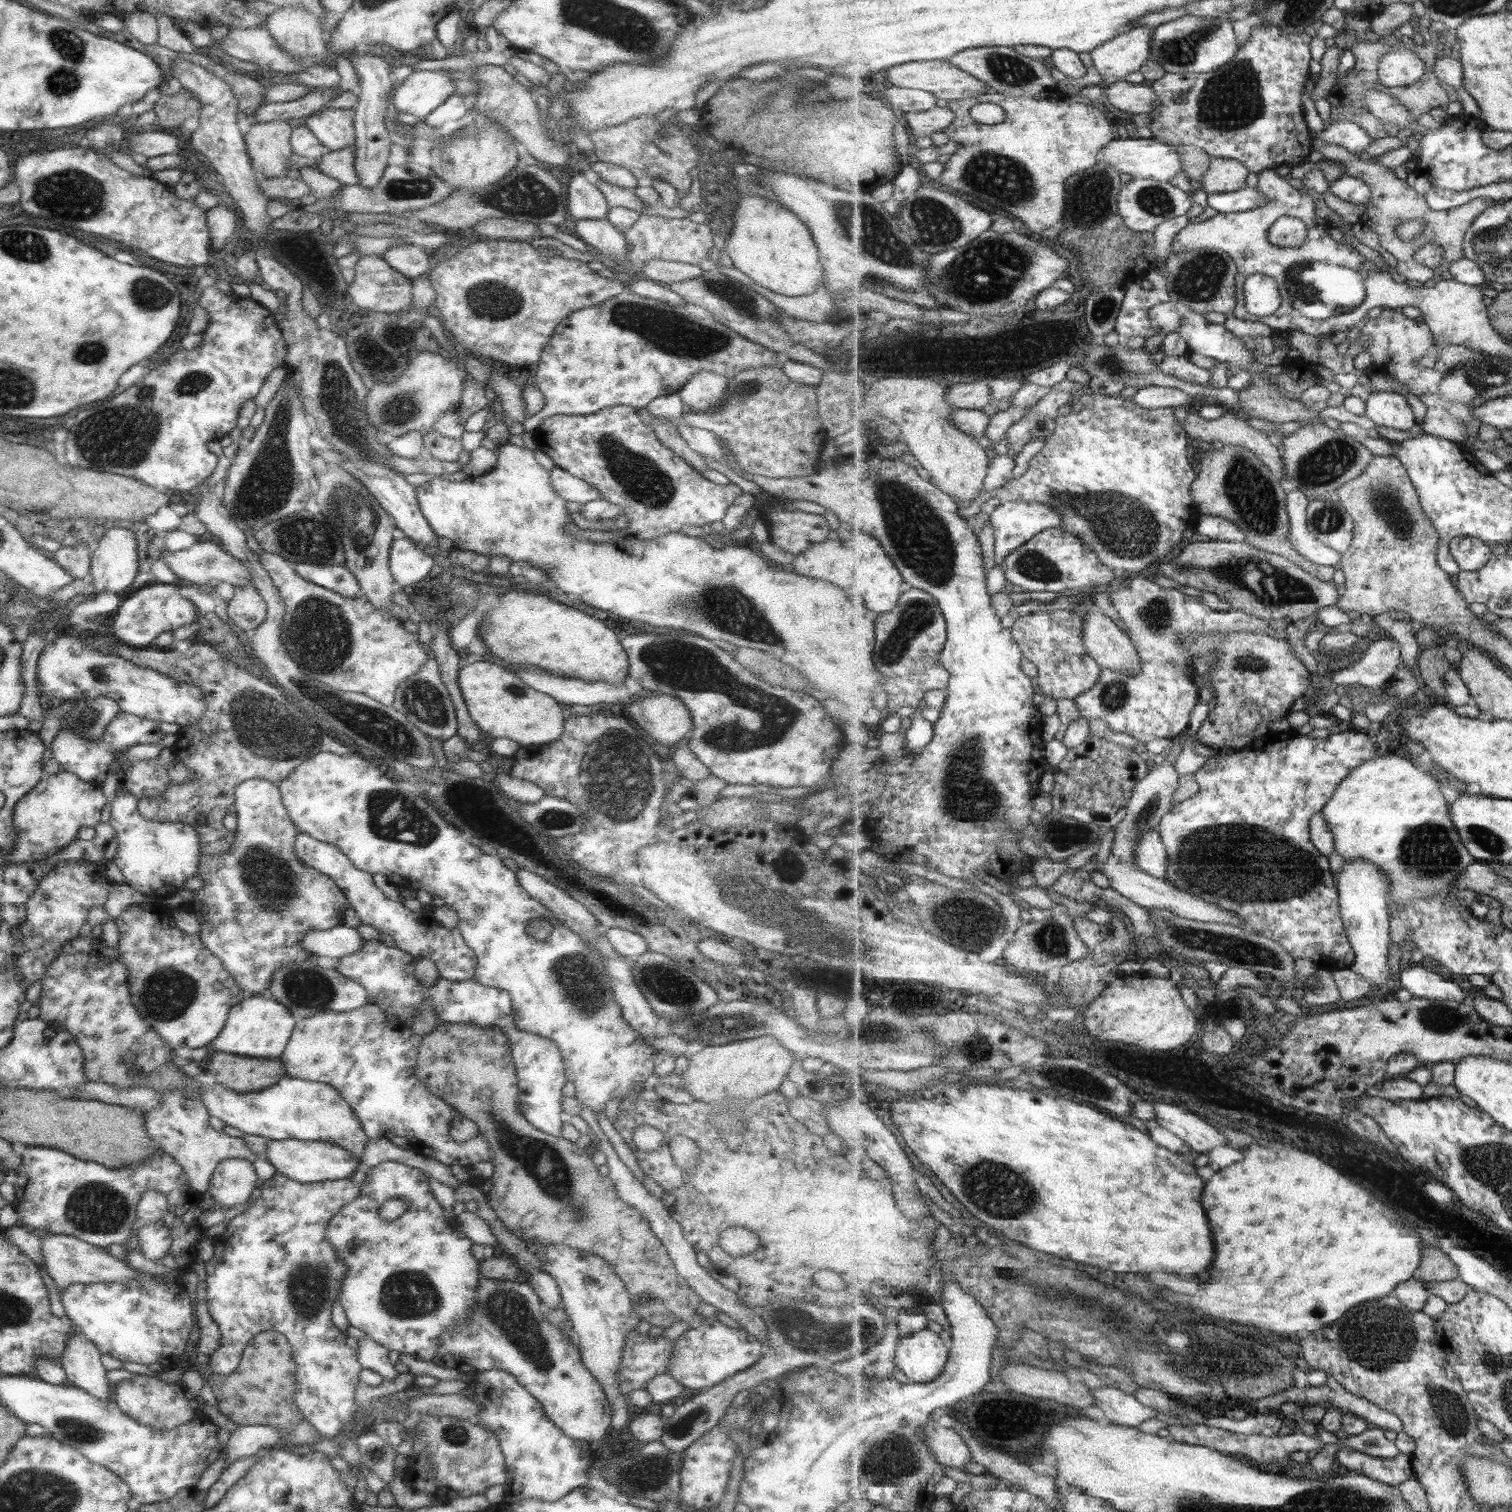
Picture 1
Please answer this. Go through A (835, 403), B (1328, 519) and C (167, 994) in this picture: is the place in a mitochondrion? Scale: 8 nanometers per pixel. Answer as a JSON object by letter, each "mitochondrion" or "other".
{"A":"other","B":"mitochondrion","C":"mitochondrion"}

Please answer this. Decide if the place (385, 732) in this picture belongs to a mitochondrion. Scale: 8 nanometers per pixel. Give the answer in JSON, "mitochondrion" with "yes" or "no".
{"mitochondrion":"yes"}

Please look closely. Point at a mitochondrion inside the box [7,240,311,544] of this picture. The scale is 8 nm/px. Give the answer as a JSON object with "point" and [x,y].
{"point":[122,435]}

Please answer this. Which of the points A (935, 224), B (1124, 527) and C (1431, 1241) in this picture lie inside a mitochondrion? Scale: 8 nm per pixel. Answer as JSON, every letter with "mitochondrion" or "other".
{"A":"mitochondrion","B":"mitochondrion","C":"other"}

